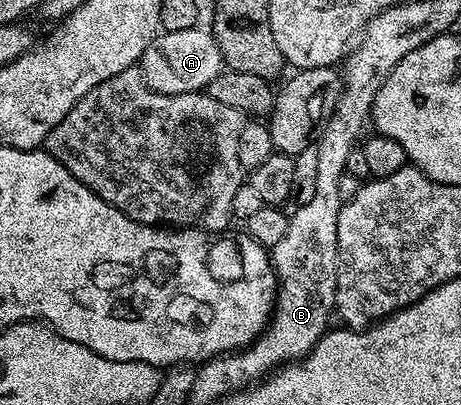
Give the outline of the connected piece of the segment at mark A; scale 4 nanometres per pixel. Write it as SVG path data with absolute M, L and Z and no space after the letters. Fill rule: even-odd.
M196 26L180 32L164 31L144 50L139 69L153 91L161 95L181 95L204 91L224 69L222 53L210 29Z

